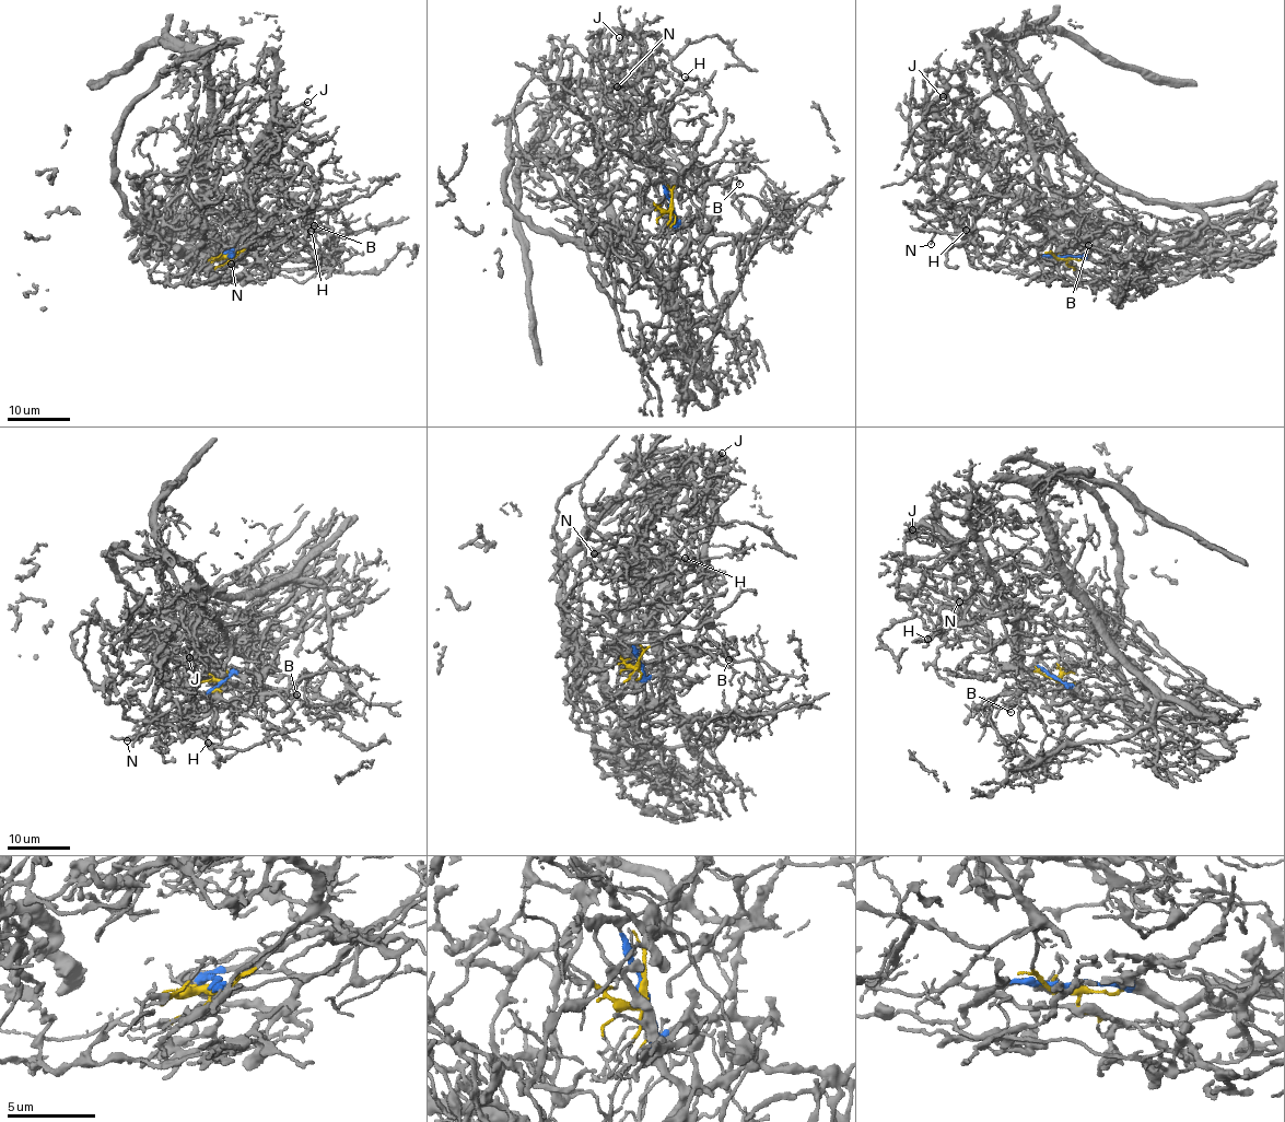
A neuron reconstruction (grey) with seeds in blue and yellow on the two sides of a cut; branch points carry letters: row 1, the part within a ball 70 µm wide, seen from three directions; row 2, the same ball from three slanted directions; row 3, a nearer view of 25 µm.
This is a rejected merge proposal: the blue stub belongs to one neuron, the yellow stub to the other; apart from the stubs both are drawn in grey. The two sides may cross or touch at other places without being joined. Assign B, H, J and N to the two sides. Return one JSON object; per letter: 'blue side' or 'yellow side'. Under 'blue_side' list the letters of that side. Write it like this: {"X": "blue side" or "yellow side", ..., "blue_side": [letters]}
{"B": "yellow side", "H": "yellow side", "J": "yellow side", "N": "yellow side", "blue_side": []}

